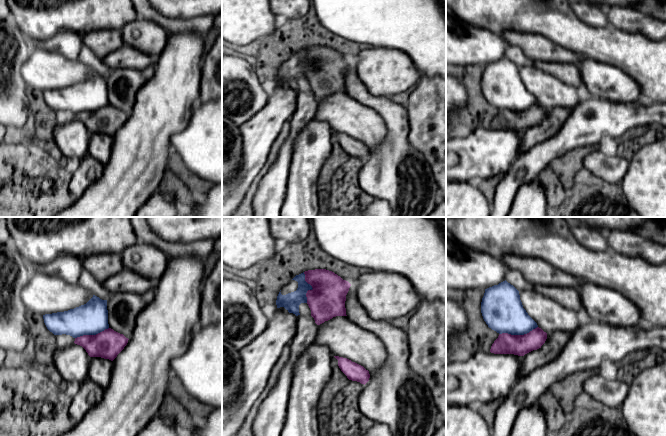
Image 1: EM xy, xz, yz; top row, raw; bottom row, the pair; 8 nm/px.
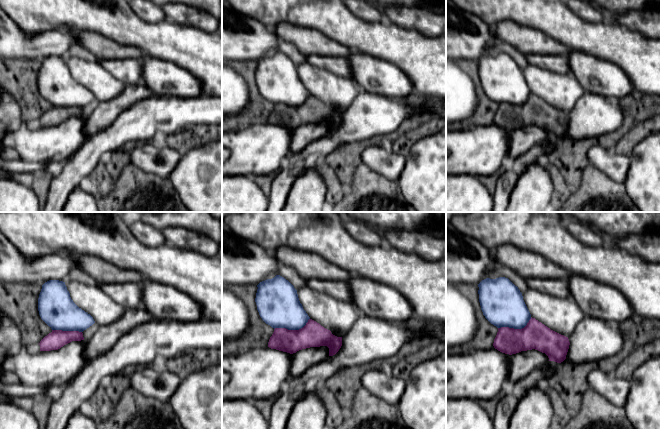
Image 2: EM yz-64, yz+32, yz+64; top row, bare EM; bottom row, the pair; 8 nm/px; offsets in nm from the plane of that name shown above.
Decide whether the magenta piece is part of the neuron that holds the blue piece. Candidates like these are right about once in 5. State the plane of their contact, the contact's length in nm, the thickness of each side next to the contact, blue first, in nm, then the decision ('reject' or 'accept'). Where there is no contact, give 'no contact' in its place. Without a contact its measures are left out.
yz | 320 nm | 340/160 nm | reject

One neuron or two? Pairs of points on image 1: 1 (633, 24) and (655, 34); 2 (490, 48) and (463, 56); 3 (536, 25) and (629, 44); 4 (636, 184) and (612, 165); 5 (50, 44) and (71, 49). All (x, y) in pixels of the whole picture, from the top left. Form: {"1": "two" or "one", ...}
{"1": "one", "2": "one", "3": "one", "4": "two", "5": "one"}

